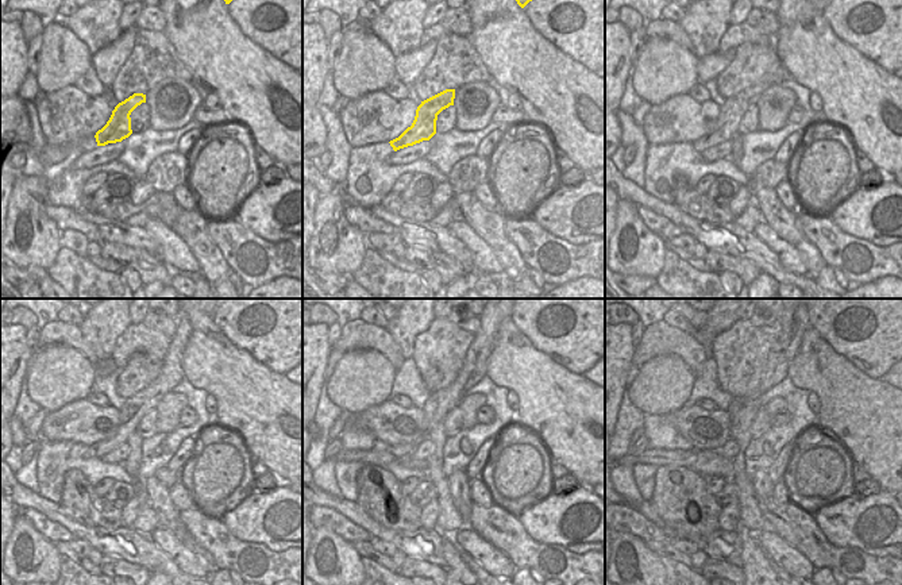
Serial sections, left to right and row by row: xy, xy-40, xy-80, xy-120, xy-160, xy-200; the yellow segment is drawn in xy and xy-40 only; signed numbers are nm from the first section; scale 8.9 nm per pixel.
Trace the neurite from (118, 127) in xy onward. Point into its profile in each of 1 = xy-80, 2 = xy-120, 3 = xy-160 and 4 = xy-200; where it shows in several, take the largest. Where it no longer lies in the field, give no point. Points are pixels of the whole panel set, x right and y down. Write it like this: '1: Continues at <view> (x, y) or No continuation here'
1: Continues at xy-80 (731, 112)
2: Continues at xy-120 (134, 410)
3: Continues at xy-160 (442, 401)
4: Continues at xy-200 (793, 326).

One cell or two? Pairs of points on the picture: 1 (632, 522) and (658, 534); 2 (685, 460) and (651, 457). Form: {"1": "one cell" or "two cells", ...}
{"1": "one cell", "2": "one cell"}

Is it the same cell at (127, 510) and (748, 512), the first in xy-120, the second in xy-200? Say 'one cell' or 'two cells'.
two cells

